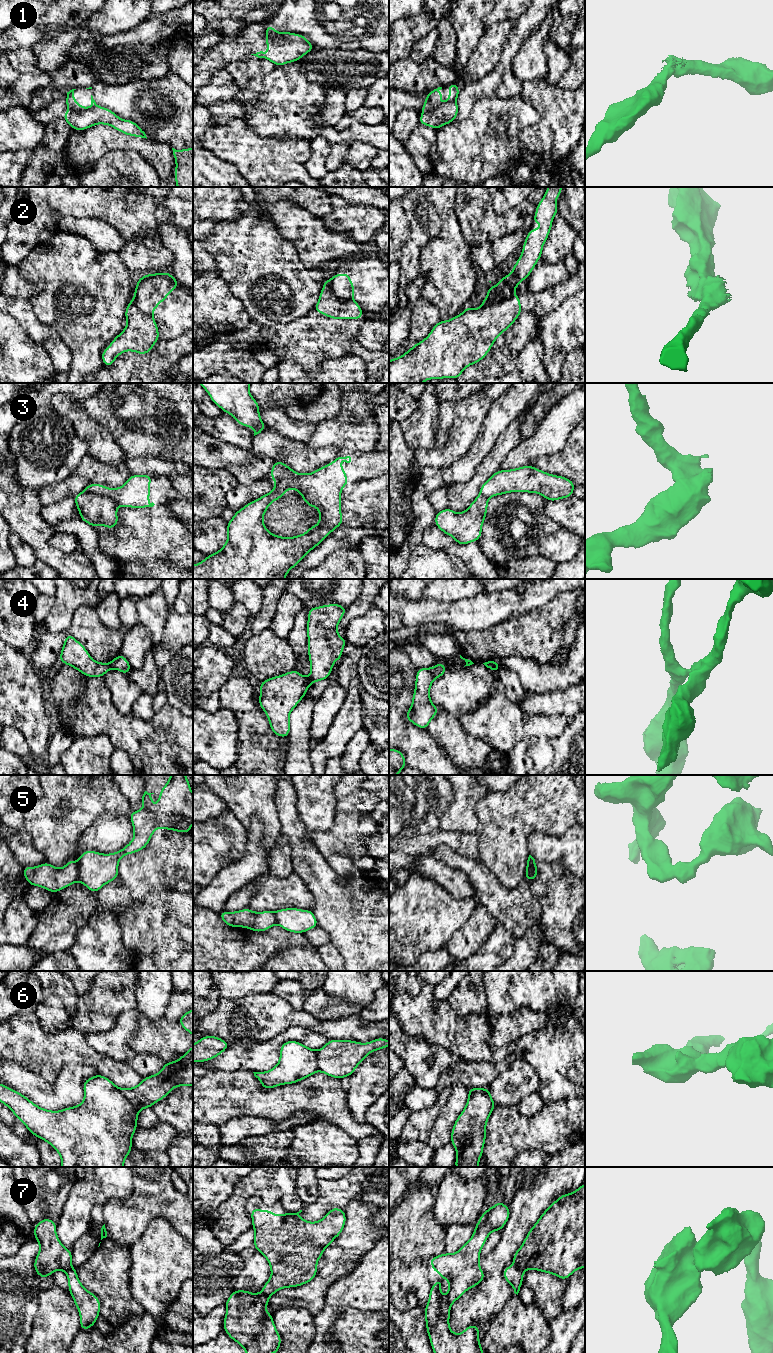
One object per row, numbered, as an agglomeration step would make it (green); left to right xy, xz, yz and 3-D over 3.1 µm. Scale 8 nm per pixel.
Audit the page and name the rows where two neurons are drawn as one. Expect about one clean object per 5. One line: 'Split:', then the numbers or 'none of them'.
Split: 1, 2, 3, 4, 5, 6, 7

